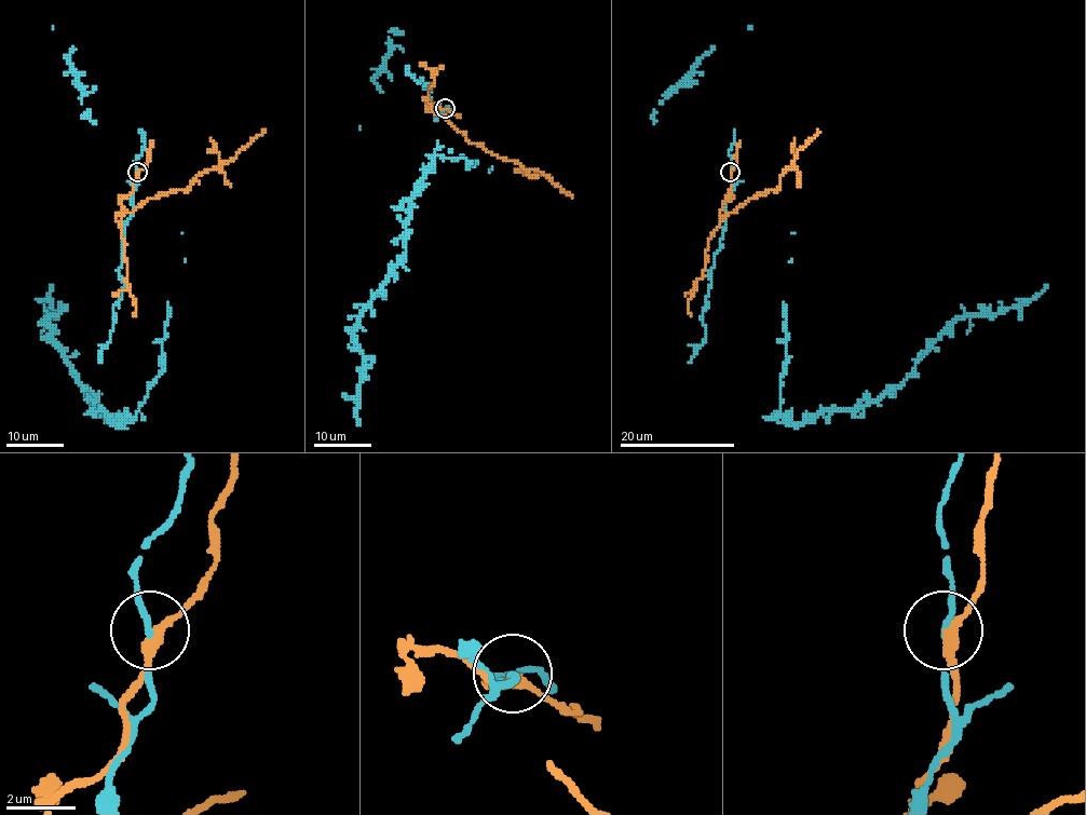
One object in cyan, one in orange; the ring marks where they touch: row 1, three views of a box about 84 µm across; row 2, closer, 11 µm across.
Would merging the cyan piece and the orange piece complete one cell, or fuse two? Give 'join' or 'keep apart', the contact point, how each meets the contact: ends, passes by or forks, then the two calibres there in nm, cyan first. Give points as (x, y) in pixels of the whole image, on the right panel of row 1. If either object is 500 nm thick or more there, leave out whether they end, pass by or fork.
keep apart; place (730, 172); cyan passes by; orange passes by; calibres 120 and 280 nm

